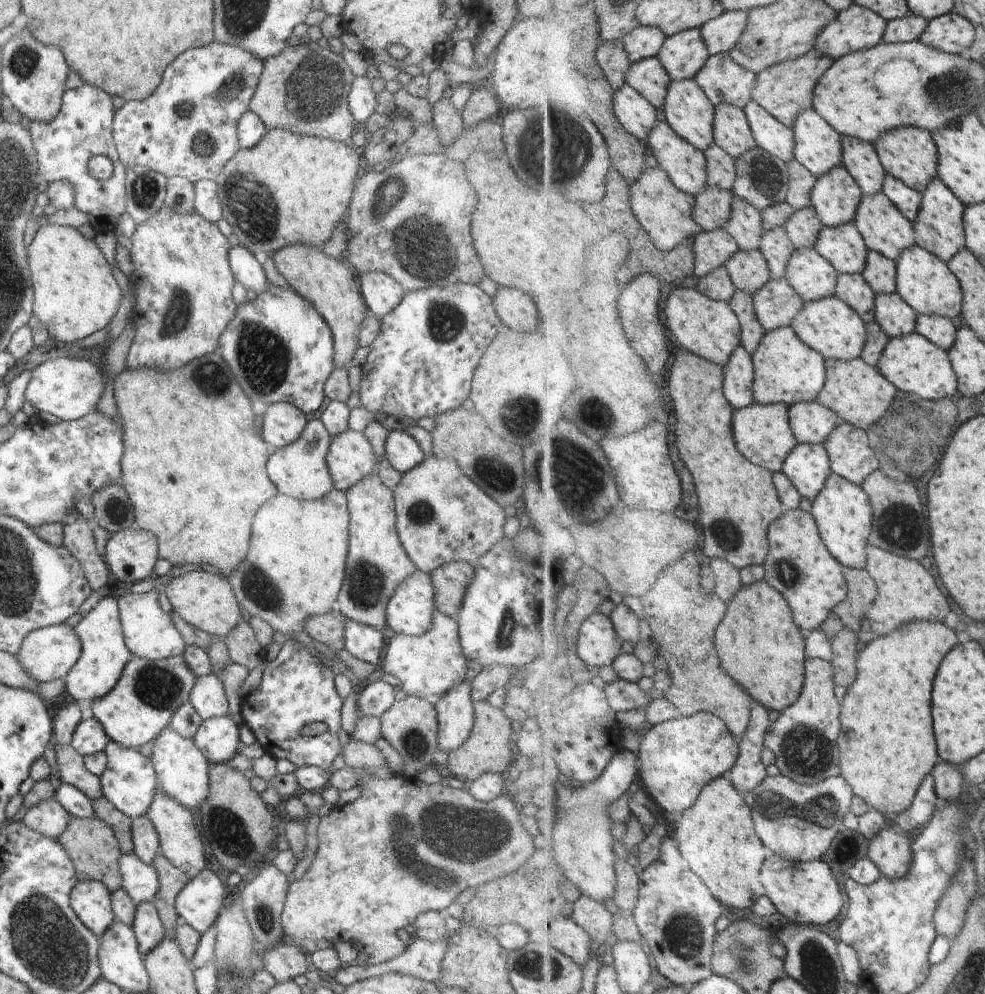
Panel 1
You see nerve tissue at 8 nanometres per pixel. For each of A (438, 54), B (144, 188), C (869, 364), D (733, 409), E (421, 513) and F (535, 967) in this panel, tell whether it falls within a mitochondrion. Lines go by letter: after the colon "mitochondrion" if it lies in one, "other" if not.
A: other
B: mitochondrion
C: other
D: other
E: mitochondrion
F: mitochondrion

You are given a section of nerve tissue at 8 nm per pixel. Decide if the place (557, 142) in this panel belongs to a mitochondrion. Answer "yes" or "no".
yes

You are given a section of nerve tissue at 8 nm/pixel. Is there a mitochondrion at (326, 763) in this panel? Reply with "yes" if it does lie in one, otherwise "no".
no

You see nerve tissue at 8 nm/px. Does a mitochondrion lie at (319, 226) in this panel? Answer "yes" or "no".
no

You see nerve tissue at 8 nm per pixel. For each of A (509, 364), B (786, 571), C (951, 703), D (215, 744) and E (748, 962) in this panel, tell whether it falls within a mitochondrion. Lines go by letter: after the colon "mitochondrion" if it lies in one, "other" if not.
A: other
B: mitochondrion
C: other
D: other
E: mitochondrion

